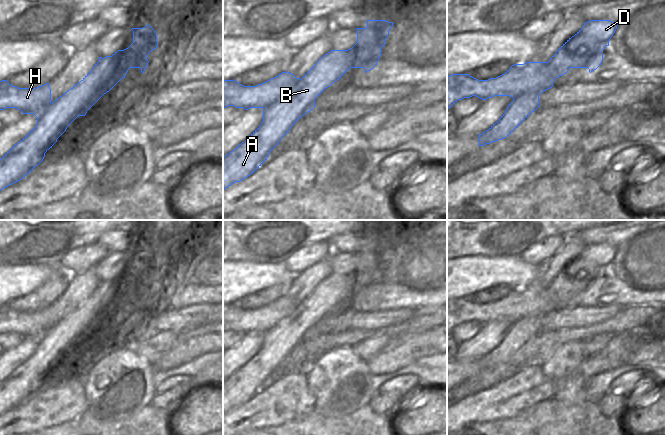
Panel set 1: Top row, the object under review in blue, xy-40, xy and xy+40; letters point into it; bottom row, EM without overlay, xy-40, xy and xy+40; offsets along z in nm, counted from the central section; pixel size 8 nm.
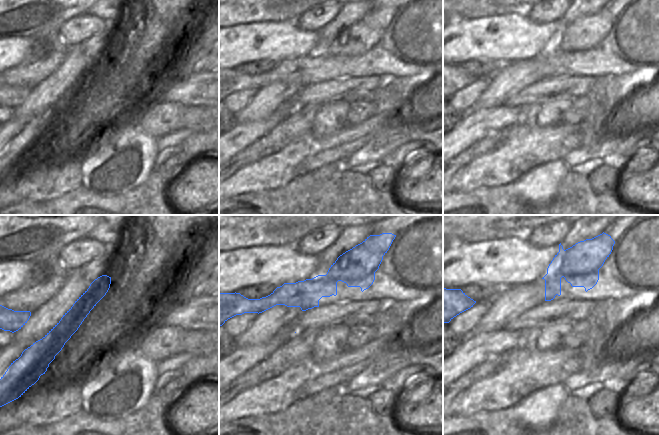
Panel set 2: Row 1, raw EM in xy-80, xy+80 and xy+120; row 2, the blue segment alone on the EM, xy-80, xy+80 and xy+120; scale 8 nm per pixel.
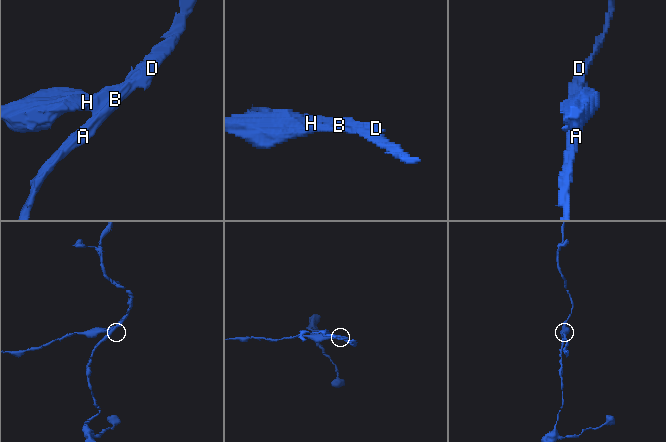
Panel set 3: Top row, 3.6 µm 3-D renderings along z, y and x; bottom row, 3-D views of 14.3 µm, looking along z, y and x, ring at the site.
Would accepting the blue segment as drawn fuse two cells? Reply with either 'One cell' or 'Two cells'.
Two cells.

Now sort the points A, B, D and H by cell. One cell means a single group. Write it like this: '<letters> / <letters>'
A B D / H

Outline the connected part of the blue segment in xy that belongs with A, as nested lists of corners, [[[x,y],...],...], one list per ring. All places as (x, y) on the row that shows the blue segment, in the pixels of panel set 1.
[[[367,20],[366,28],[356,28],[357,43],[348,50],[331,50],[300,79],[299,83],[288,93],[281,96],[268,108],[263,108],[261,125],[234,150],[223,157],[223,190],[253,174],[269,157],[269,153],[279,144],[291,127],[305,114],[315,108],[315,99],[334,82],[339,80],[350,68],[372,70],[381,56],[381,47],[393,22],[386,20]]]

